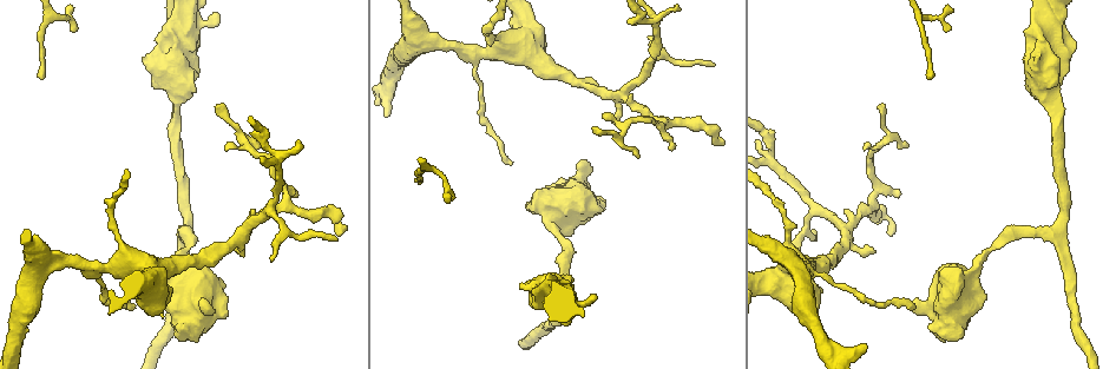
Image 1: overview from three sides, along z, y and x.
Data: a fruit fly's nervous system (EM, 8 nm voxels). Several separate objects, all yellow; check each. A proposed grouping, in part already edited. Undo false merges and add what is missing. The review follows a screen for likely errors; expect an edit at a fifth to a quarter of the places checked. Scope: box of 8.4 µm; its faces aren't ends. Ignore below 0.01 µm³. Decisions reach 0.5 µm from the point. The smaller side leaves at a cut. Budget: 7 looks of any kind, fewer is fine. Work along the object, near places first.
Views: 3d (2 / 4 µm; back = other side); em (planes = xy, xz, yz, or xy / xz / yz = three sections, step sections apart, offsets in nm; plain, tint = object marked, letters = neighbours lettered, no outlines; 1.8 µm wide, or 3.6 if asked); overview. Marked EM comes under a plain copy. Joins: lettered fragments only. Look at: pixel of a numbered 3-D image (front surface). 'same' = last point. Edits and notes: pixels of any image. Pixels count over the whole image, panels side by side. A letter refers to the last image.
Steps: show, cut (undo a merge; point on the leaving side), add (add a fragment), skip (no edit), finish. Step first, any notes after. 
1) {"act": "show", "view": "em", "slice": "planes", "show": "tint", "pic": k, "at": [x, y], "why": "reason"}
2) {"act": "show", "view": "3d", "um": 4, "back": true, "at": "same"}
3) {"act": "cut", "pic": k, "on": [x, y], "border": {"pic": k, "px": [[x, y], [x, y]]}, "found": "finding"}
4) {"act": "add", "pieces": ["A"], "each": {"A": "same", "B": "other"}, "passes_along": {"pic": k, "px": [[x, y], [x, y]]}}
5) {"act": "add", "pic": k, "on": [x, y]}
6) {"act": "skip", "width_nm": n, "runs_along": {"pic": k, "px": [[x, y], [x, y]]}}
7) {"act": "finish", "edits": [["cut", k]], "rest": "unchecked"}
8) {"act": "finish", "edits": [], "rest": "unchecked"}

{"act": "show", "view": "3d", "um": 4, "pic": 1, "at": [258, 147], "why": "an open end"}

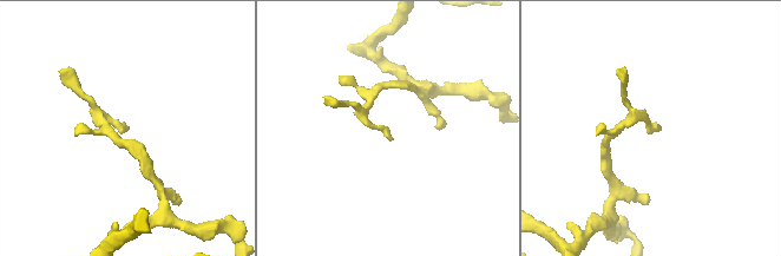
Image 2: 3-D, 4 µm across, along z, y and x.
{"act": "show", "view": "em", "slice": "planes", "show": "letters", "pic": 2, "at": [660, 129], "why": "now the EM"}

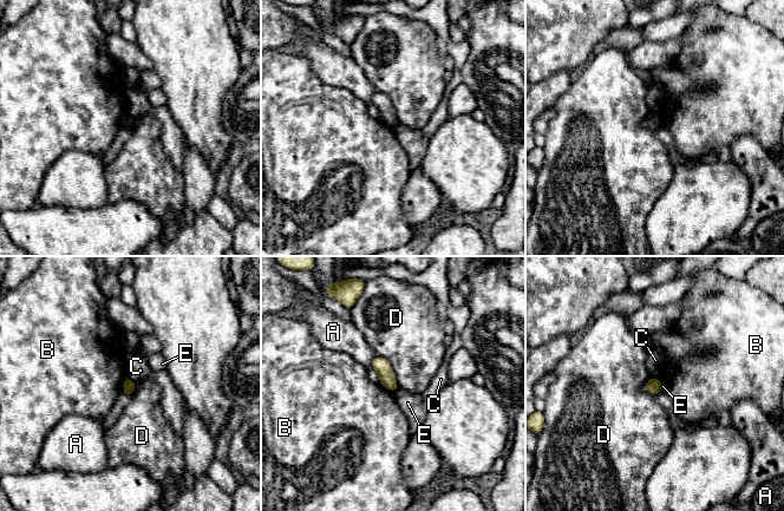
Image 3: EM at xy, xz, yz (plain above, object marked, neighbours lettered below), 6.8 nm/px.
{"act": "skip", "each": {"A": "other", "B": "other", "C": "other", "D": "other", "E": "other"}, "border": {"pic": 3, "px": [[398, 388], [393, 393]]}, "found": "none of them fits"}

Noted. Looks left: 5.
{"act": "show", "view": "em", "slice": "xy", "step": 4, "show": "letters", "pic": 1, "at": [100, 266], "why": "thin arm on a thick one"}

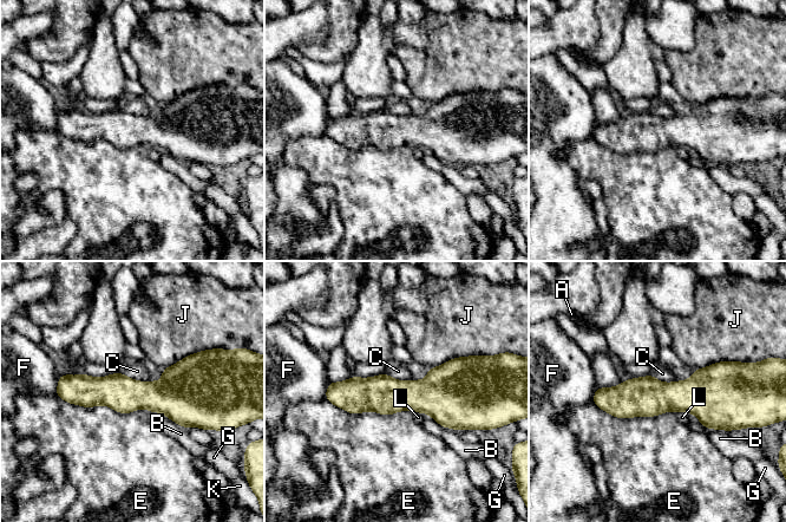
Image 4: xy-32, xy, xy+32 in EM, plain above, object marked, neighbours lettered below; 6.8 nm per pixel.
{"act": "skip", "each": {"A": "other", "B": "other", "C": "other", "E": "other", "F": "other", "G": "other", "J": "other", "K": "other", "L": "other"}, "found": "all the same neuron"}

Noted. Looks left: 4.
{"act": "show", "view": "em", "slice": "planes", "show": "letters", "pic": 1, "at": [829, 354]}

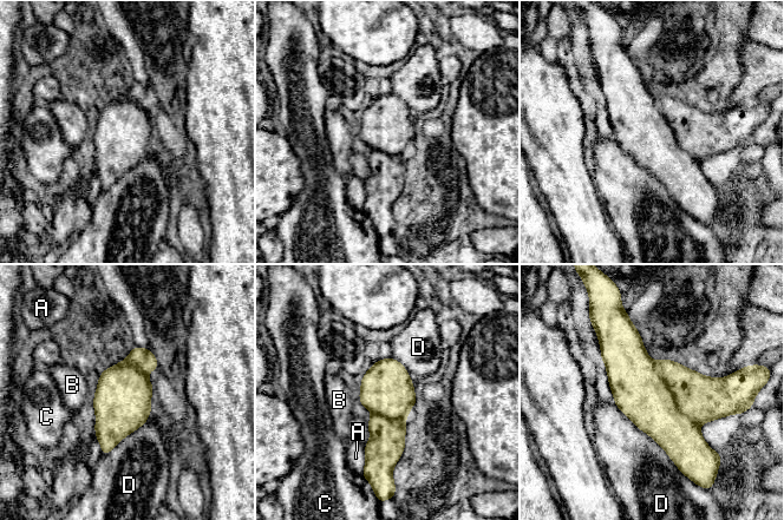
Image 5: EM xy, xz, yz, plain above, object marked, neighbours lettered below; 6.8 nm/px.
{"act": "cut", "pic": 5, "on": [701, 399], "each": {"A": "other", "B": "other", "C": "other", "D": "other"}, "border": {"pic": 5, "px": [[653, 362], [677, 407], [698, 426]]}, "found": "two neurons meet here"}

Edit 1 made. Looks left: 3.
{"act": "finish", "edits": [["cut", 5]], "rest": "unchecked"}

